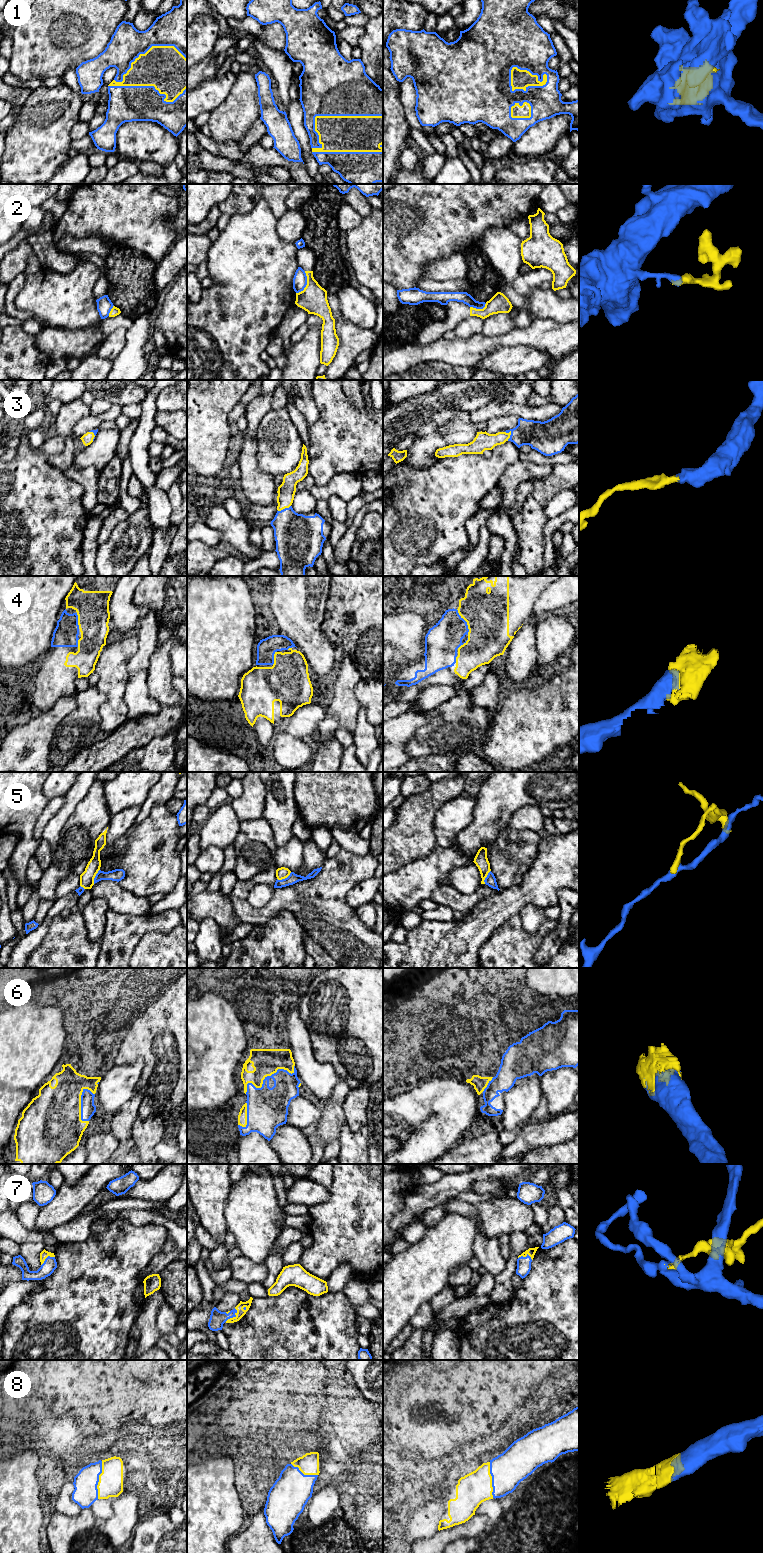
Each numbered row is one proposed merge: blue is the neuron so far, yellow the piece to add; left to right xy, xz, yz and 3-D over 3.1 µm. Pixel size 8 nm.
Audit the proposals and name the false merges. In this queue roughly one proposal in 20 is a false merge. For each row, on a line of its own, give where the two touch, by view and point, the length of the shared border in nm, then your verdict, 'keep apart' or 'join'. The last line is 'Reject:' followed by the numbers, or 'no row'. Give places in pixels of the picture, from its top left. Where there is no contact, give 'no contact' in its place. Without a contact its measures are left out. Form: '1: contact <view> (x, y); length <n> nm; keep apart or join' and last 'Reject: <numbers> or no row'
1: contact yz (532, 86); length 320 nm; join
2: contact xz (306, 284); length 200 nm; keep apart
3: contact yz (510, 435); length 90 nm; join
4: contact yz (466, 622); length 220 nm; join
5: contact xz (285, 878); length 130 nm; keep apart
6: contact xz (266, 1077); length 460 nm; join
7: contact xz (233, 1316); length 140 nm; join
8: contact xy (98, 1480); length 300 nm; join
Reject: 2, 5

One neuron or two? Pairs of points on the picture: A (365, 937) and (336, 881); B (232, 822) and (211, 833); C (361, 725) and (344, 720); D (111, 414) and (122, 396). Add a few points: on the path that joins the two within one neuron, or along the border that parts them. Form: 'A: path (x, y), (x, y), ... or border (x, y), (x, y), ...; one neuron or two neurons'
A: path (351, 924), (334, 907), (334, 895); one neuron
B: path (227, 823), (216, 831); one neuron
C: border (361, 707), (352, 732); two neurons
D: border (112, 403), (120, 407); two neurons

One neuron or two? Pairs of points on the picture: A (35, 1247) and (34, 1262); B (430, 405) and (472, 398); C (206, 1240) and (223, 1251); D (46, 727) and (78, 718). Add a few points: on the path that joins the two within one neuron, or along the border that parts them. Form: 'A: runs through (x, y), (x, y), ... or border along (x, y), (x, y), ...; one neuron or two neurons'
A: runs through (34, 1251), (34, 1258); one neuron
B: runs through (440, 398), (462, 398); one neuron
C: border along (229, 1249), (223, 1245), (216, 1245), (210, 1251); two neurons
D: border along (75, 708), (58, 724), (52, 739); two neurons

